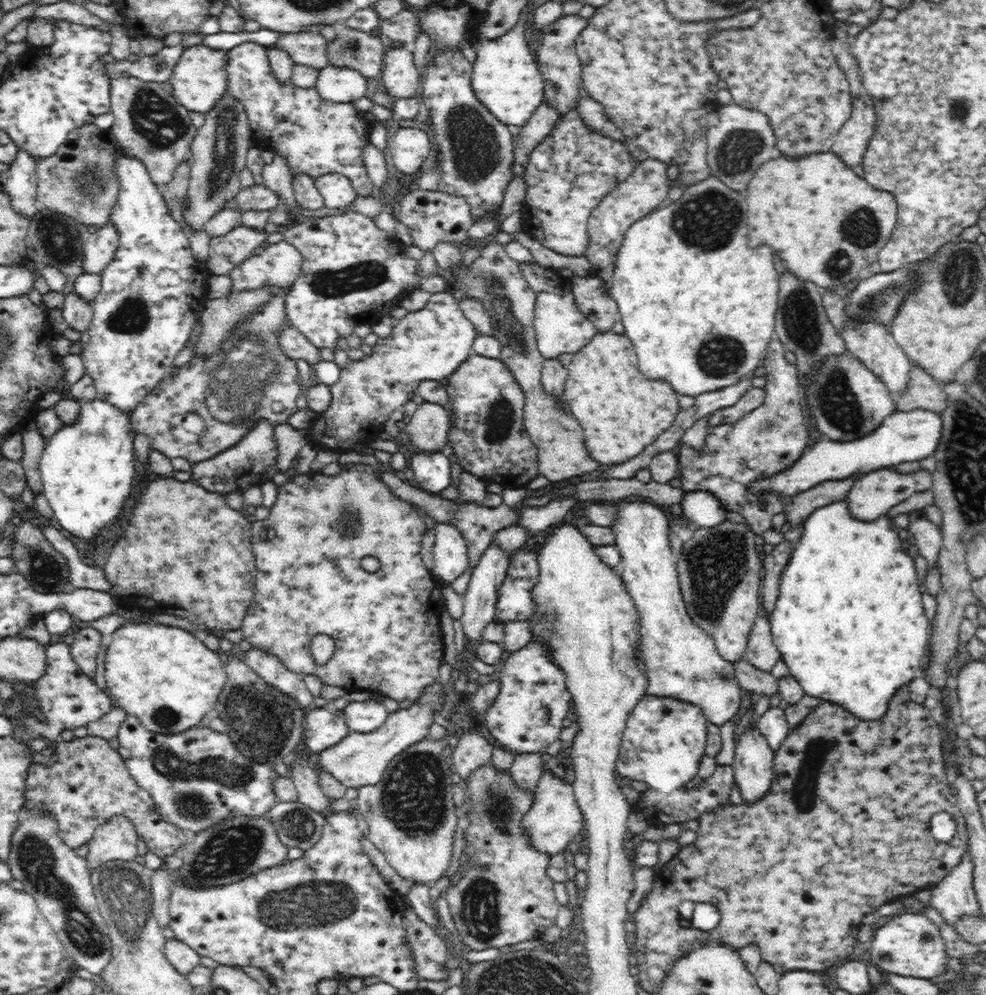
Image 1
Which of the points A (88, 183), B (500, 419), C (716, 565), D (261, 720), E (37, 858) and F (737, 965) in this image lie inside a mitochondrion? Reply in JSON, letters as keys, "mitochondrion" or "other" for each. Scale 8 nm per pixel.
{"A":"mitochondrion","B":"mitochondrion","C":"mitochondrion","D":"mitochondrion","E":"mitochondrion","F":"other"}

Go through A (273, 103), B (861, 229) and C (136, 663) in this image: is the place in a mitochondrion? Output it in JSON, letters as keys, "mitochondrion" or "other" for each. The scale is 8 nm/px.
{"A":"other","B":"mitochondrion","C":"other"}

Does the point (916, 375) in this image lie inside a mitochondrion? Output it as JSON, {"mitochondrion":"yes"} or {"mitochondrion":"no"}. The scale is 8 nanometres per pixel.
{"mitochondrion":"no"}

